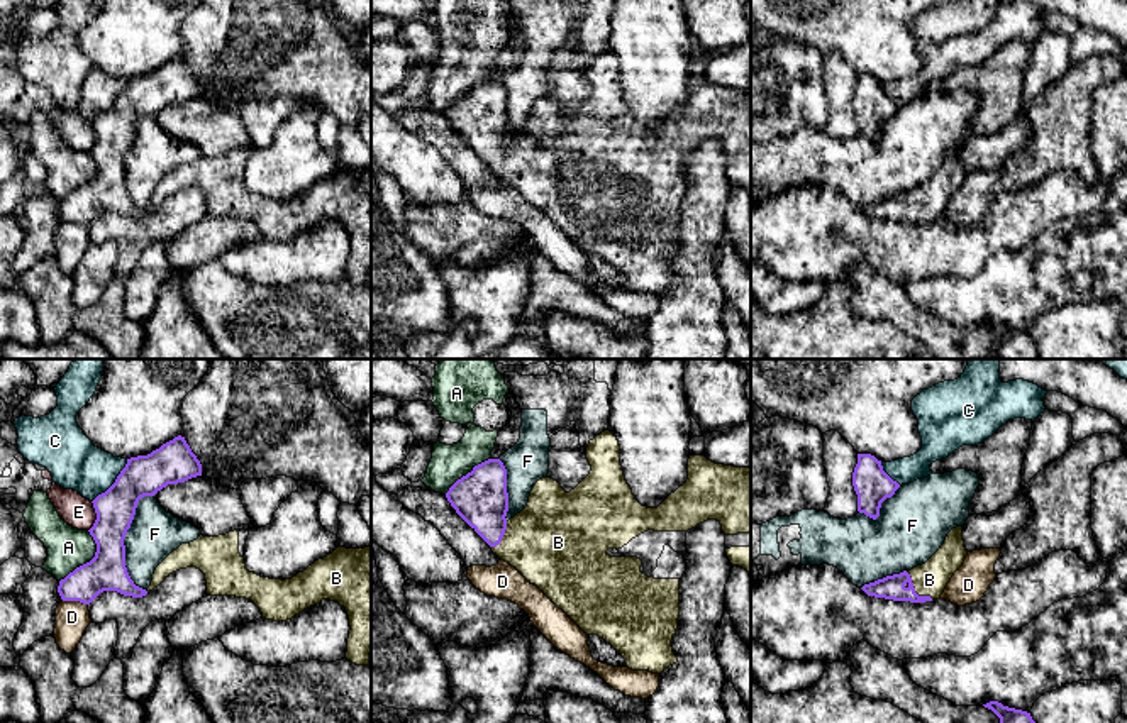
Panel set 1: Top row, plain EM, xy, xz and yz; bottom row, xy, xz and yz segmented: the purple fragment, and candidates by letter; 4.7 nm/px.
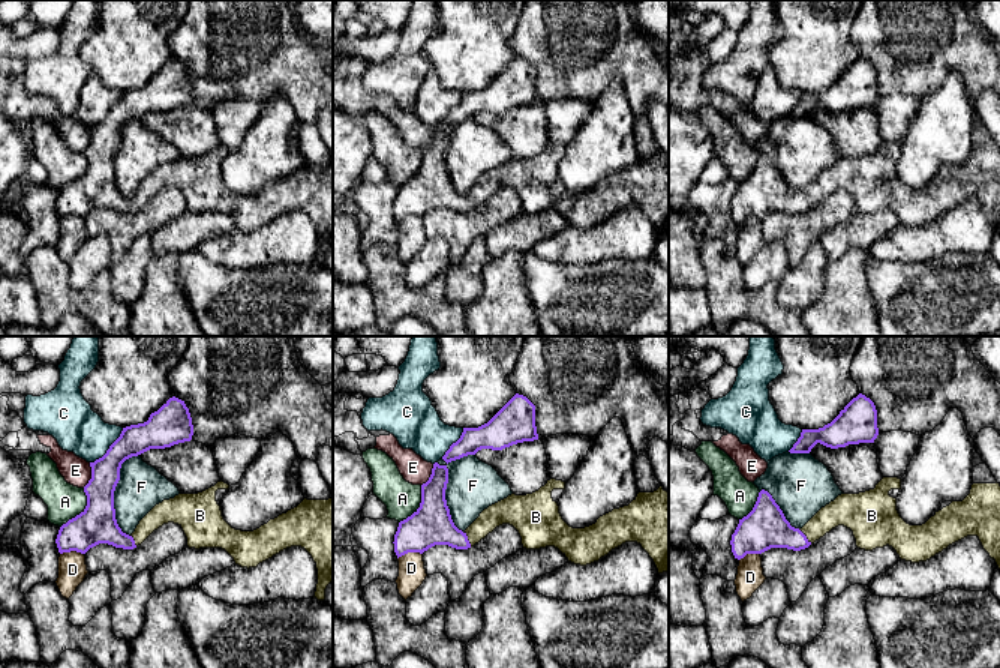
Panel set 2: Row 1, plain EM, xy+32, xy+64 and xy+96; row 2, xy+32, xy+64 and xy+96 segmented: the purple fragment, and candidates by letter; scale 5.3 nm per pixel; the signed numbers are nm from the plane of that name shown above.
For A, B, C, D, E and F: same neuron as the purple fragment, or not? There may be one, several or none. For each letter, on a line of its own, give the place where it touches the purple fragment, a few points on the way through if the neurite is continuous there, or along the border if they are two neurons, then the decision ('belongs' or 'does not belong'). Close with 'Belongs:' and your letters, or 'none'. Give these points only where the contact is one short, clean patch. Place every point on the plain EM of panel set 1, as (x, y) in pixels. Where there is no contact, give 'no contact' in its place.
A: contact xy (90, 182); border xy (88, 151), (95, 165), (95, 175), (60, 202); does not belong
B: contact yz (914, 210); way yz (893, 209), (914, 210), (929, 200); belongs
C: contact xy (116, 102); border xy (127, 80), (117, 99), (92, 122); does not belong
D: contact xy (75, 220); border xy (61, 219), (87, 226); does not belong
E: contact xy (97, 137); border xy (92, 122), (95, 143), (88, 151); does not belong
F: contact xy (122, 161); does not belong
Belongs: B

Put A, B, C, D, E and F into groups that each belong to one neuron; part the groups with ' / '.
A E / B / C / D / F

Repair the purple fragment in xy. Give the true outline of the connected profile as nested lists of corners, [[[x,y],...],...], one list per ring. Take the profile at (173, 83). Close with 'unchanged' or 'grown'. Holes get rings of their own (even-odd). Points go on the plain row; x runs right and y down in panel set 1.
[[[178,56],[147,76],[127,80],[115,103],[92,124],[97,134],[88,151],[97,164],[95,178],[59,201],[63,222],[90,225],[103,212],[142,218],[125,188],[124,159],[141,119],[154,117],[168,105],[202,97],[202,85],[185,58]]] | unchanged

